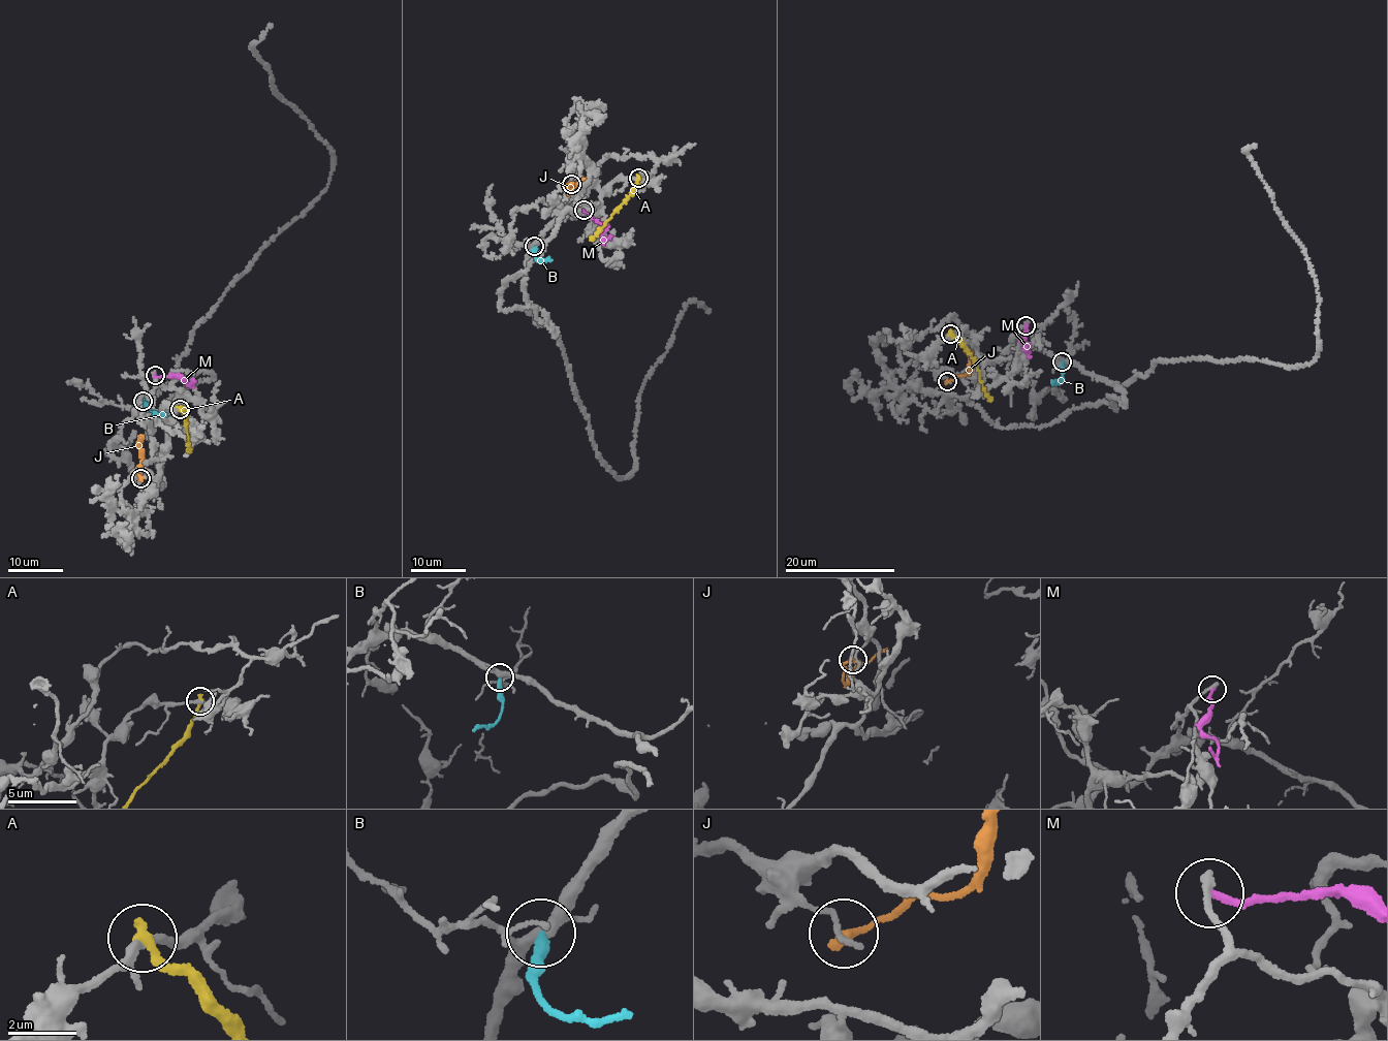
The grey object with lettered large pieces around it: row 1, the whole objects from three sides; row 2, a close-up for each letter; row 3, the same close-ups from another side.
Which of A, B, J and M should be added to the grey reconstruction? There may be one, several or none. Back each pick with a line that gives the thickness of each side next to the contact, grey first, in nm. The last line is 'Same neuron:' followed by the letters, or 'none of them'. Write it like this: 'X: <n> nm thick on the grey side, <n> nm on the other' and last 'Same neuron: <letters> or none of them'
Same neuron: none of them

